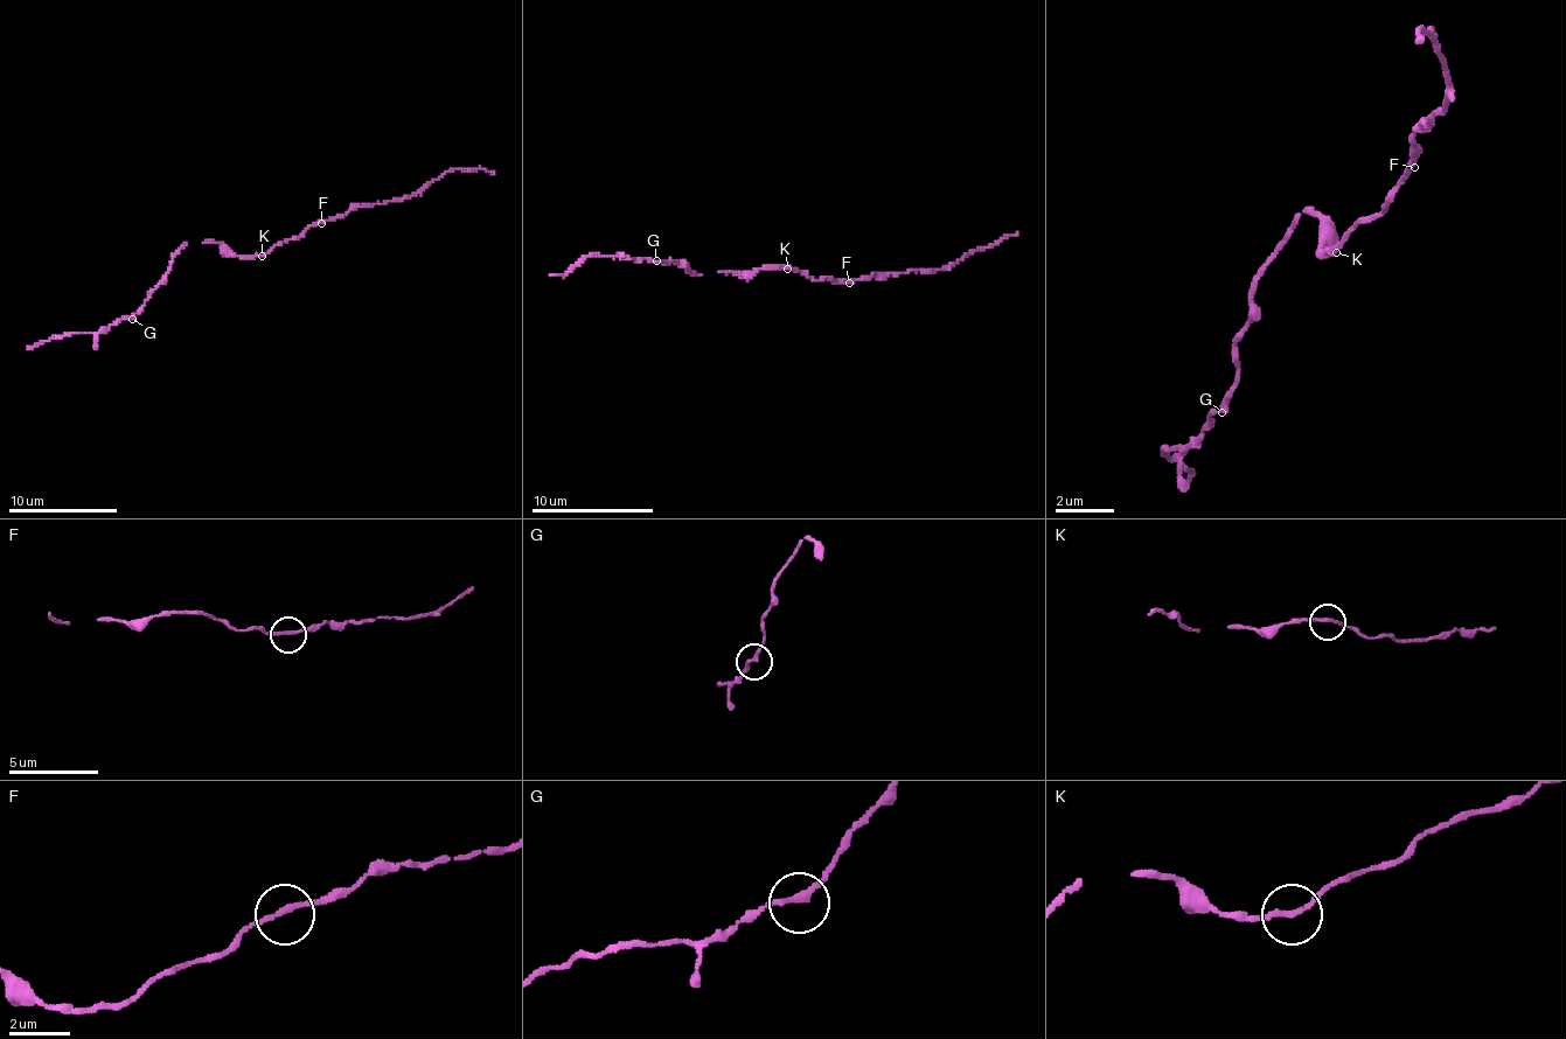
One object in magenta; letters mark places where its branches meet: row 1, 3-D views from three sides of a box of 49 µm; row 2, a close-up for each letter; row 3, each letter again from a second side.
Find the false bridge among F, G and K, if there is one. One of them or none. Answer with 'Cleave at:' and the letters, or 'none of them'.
Cleave at: none of them

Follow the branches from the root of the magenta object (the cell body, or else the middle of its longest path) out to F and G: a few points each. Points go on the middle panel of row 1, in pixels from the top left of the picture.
F: (775, 269), (798, 269), (815, 280), (832, 277), (849, 283)
G: (775, 269), (694, 274), (688, 263), (658, 262)

